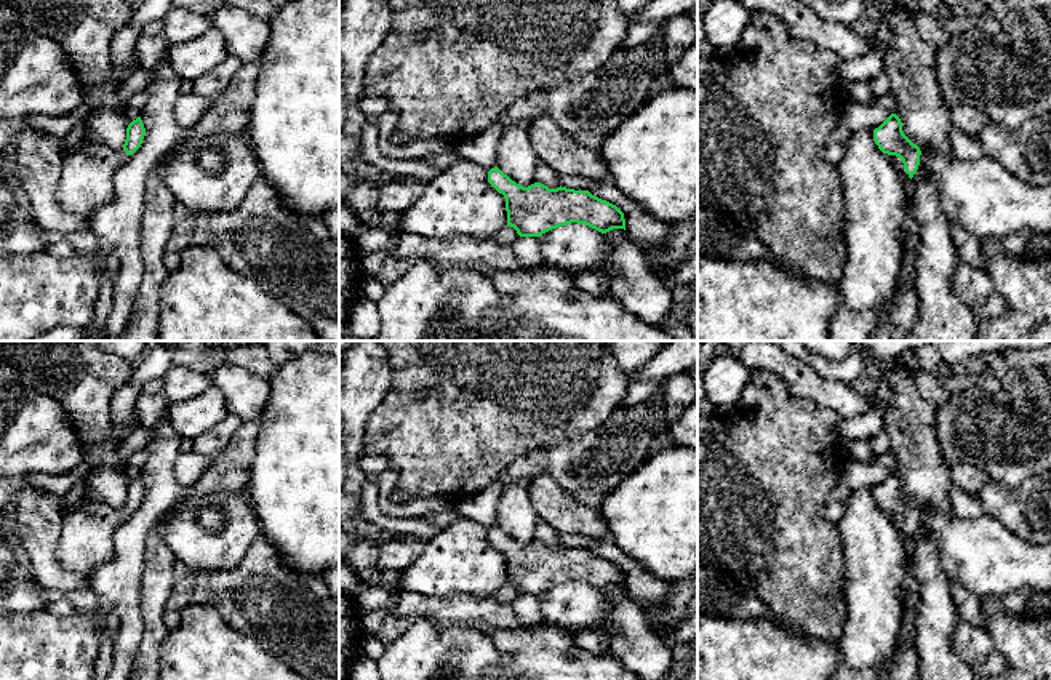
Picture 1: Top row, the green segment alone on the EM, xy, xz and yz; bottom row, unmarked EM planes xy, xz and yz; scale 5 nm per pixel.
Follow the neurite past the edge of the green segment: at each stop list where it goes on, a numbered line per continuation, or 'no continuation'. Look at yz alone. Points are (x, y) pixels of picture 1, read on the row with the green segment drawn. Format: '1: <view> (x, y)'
1: yz (896, 160)

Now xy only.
1: xy (87, 180)

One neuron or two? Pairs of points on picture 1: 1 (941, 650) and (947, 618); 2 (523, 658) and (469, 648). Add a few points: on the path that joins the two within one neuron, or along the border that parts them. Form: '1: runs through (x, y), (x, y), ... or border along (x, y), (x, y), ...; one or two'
1: runs through (941, 642), (941, 626); one
2: border along (487, 632), (493, 644), (509, 656), (509, 663); two

